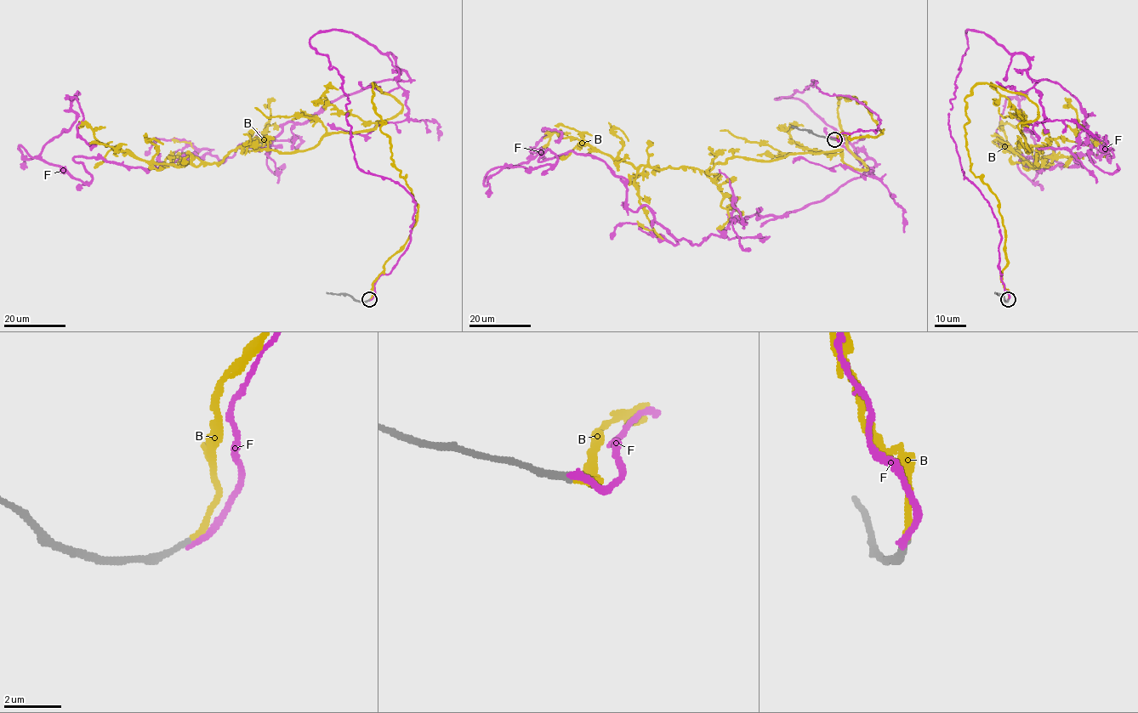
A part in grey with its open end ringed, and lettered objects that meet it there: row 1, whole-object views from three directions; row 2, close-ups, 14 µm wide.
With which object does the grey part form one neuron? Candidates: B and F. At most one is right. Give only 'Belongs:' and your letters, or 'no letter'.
Belongs: B

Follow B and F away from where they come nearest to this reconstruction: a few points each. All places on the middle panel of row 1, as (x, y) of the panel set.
B: (834, 139), (884, 131), (837, 96), (867, 169), (840, 149), (703, 172), (634, 167), (555, 132), (543, 148)
F: (834, 139), (880, 120), (813, 80), (775, 99), (875, 165), (697, 244), (597, 158), (504, 166), (555, 142)

